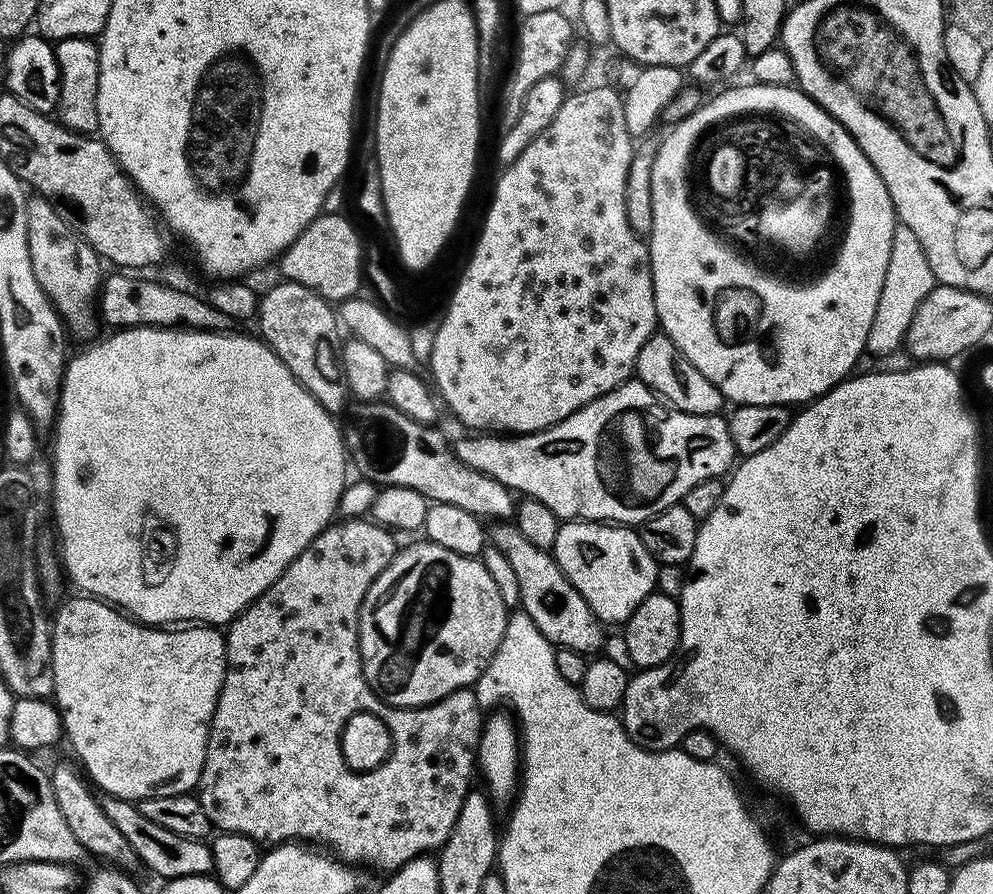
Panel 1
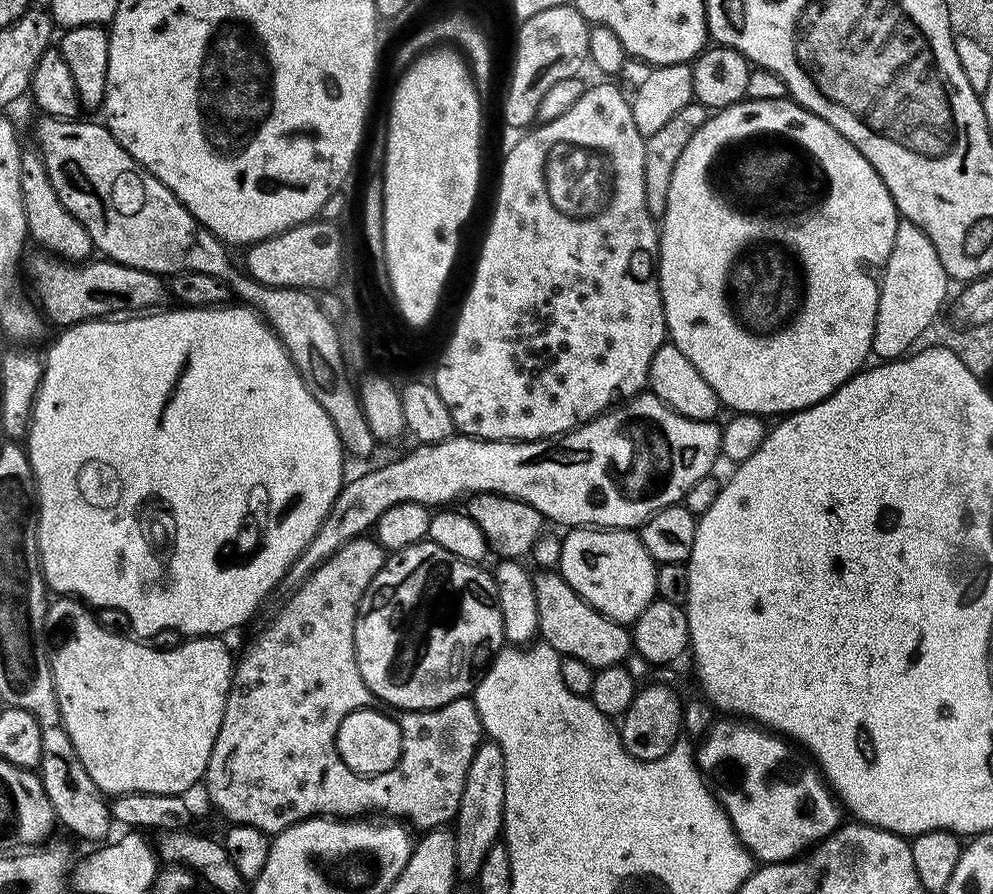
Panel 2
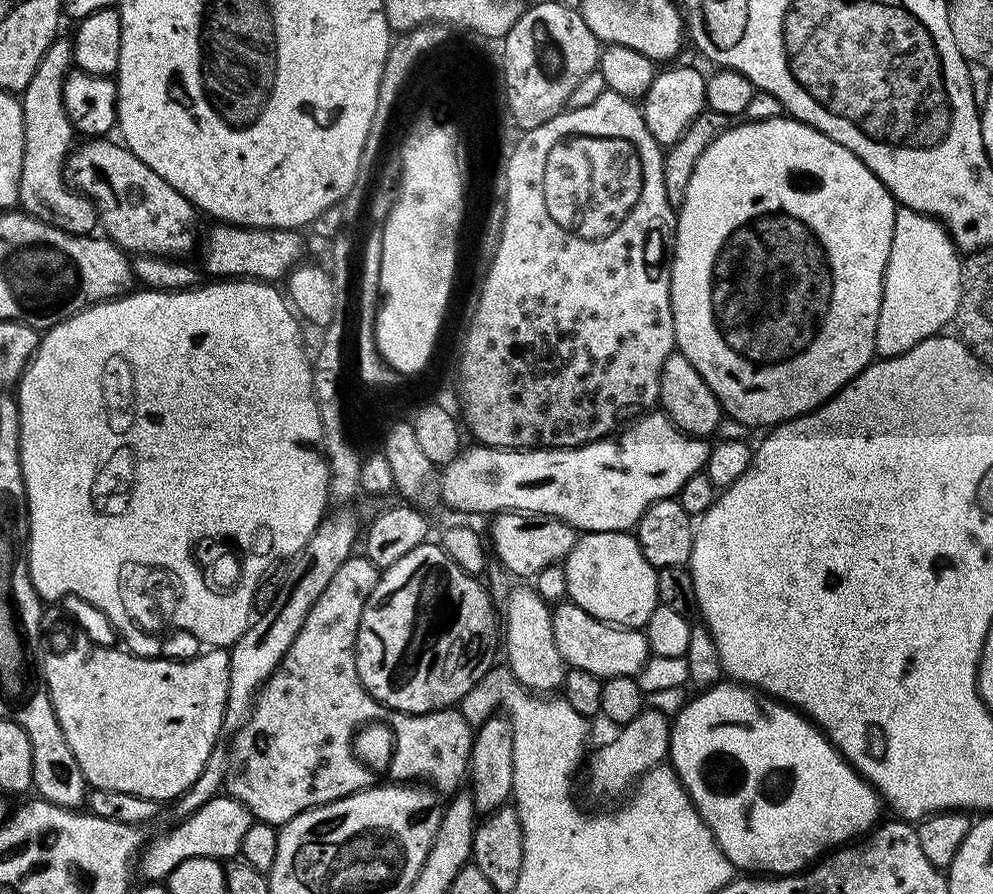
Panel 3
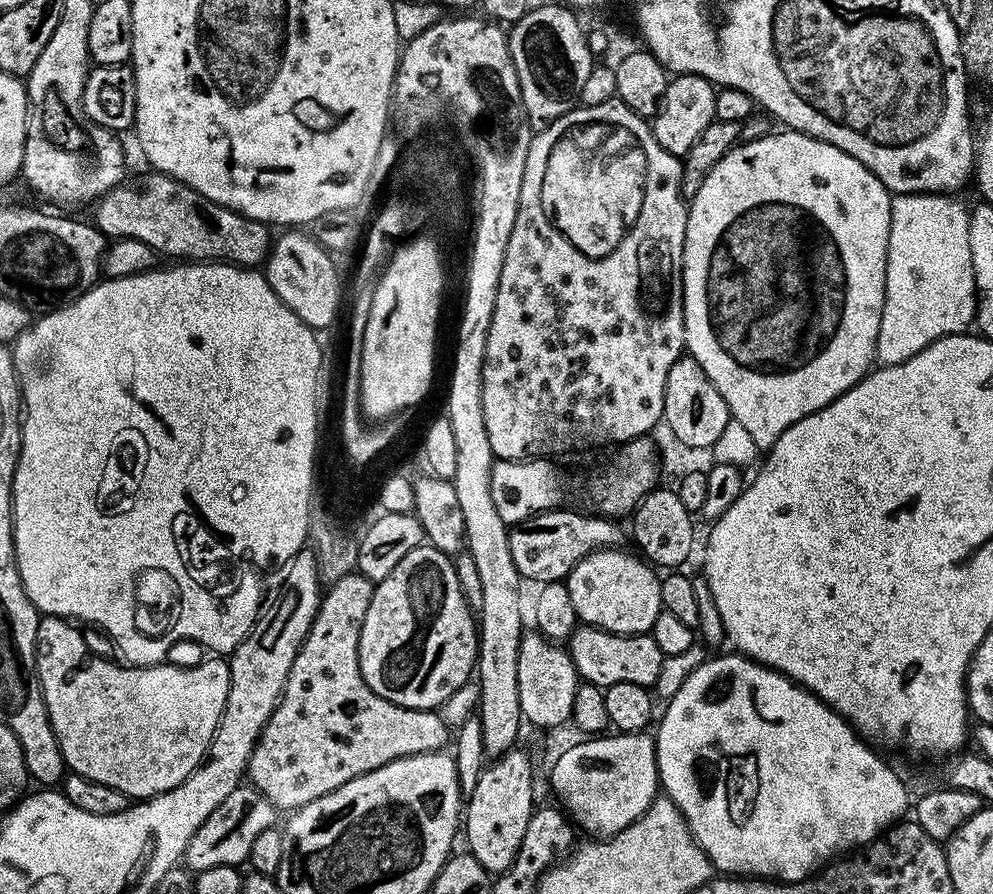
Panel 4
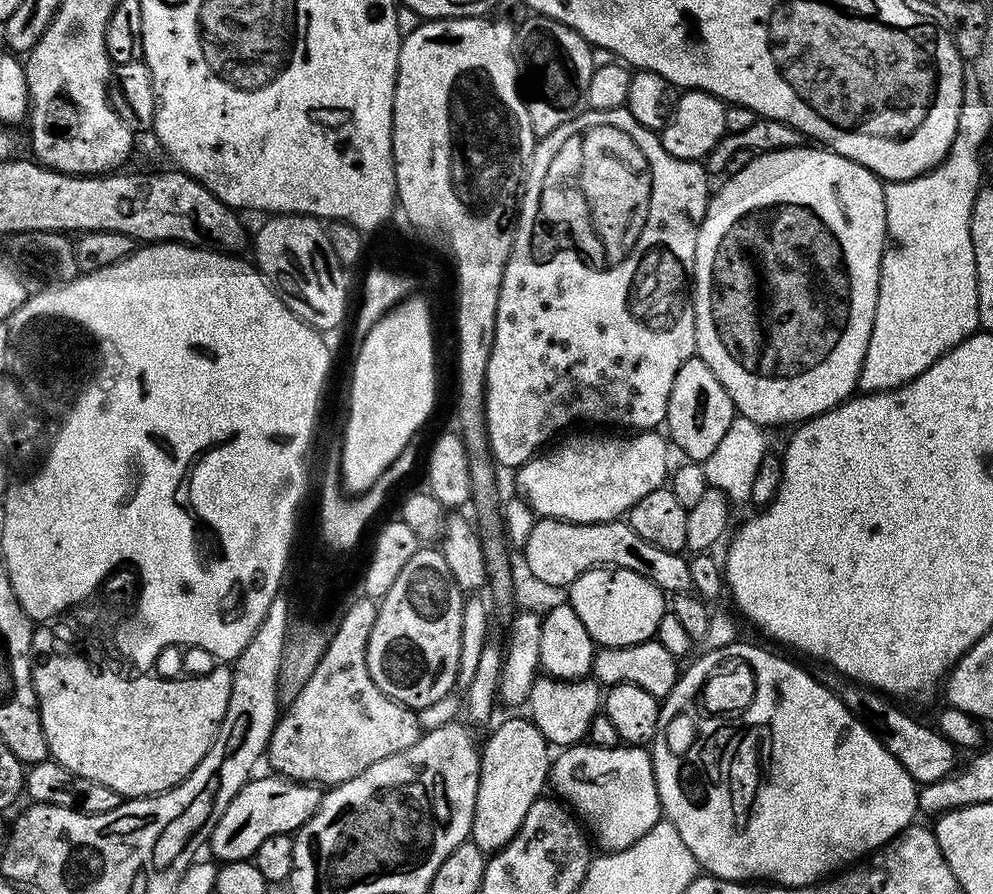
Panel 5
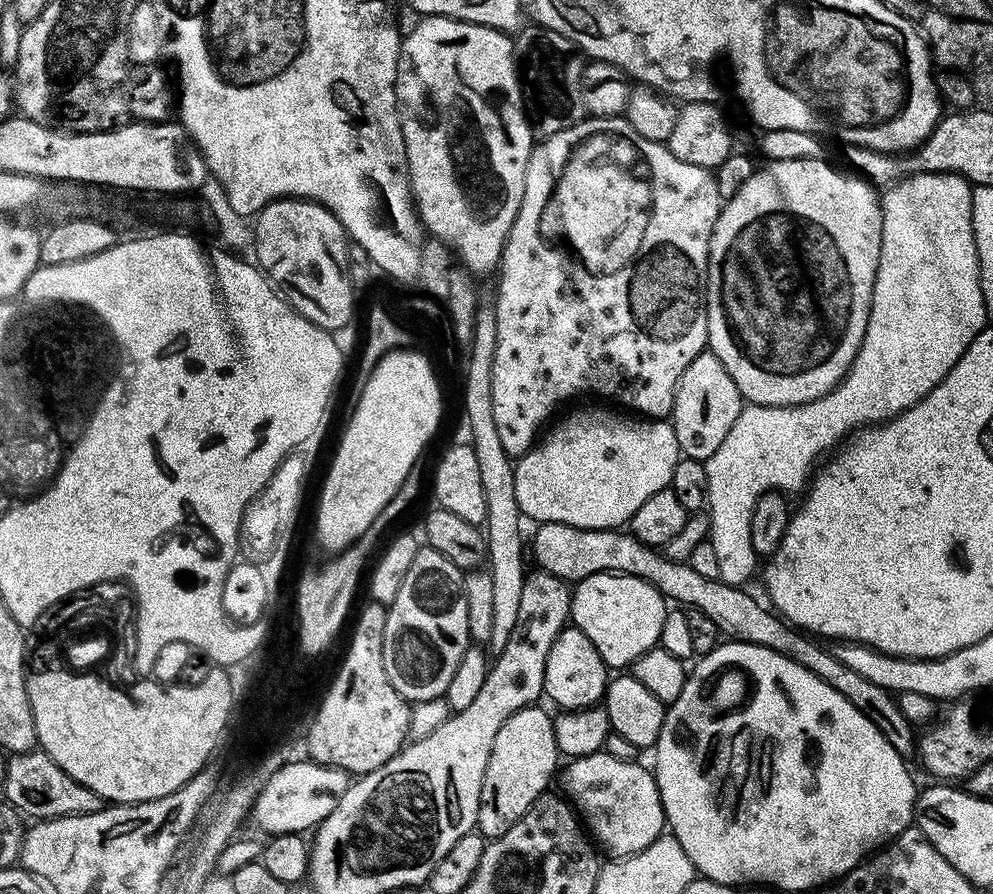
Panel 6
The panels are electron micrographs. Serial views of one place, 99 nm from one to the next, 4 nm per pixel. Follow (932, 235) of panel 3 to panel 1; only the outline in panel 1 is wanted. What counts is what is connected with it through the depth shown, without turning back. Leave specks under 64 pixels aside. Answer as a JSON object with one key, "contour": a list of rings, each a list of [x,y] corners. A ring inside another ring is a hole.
{"contour":[[[897,223],[886,278],[882,282],[882,294],[878,298],[878,310],[874,310],[874,322],[870,322],[870,334],[866,338],[867,351],[876,356],[888,356],[899,348],[901,351],[918,306],[922,306],[926,294],[930,294],[937,284],[936,275],[930,270],[930,262],[926,262],[926,250],[922,250],[922,242],[918,242],[918,234],[914,234],[910,226]]]}

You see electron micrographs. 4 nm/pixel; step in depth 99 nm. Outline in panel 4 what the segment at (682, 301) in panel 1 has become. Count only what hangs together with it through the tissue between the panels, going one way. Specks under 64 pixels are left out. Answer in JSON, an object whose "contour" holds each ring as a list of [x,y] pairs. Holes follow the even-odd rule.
{"contour":[[[773,130],[757,140],[737,143],[706,174],[702,186],[688,204],[686,242],[684,243],[684,346],[687,355],[693,356],[702,366],[706,378],[714,382],[714,390],[722,394],[728,415],[737,420],[750,434],[757,449],[767,450],[794,422],[822,410],[834,398],[850,390],[861,378],[867,376],[876,360],[878,330],[882,326],[884,291],[886,290],[886,262],[890,238],[890,210],[892,196],[878,182],[862,162],[850,158],[838,146],[807,136],[805,132]]]}

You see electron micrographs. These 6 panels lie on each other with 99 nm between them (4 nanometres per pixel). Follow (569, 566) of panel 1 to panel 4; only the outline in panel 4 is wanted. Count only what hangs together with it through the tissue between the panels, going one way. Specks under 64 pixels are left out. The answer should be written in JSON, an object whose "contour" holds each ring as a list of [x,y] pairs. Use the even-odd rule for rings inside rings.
{"contour":[[[601,548],[599,552],[591,552],[582,558],[566,581],[570,602],[574,602],[577,617],[593,628],[604,628],[608,632],[617,632],[619,636],[648,634],[654,626],[654,618],[658,618],[662,610],[661,577],[654,571],[653,565],[639,555],[631,556],[624,551],[620,548]]]}

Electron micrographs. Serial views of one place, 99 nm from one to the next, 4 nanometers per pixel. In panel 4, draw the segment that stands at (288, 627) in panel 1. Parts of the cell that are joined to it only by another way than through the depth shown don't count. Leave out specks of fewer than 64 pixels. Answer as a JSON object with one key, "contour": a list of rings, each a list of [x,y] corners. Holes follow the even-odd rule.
{"contour":[[[355,570],[339,579],[323,595],[308,636],[290,666],[280,702],[256,739],[248,759],[247,779],[251,787],[261,792],[281,813],[288,814],[306,806],[378,766],[386,766],[403,756],[439,752],[447,740],[449,743],[450,726],[439,711],[400,708],[394,702],[374,694],[374,690],[370,690],[362,678],[358,642],[366,610],[370,610],[373,587],[373,581]]]}

